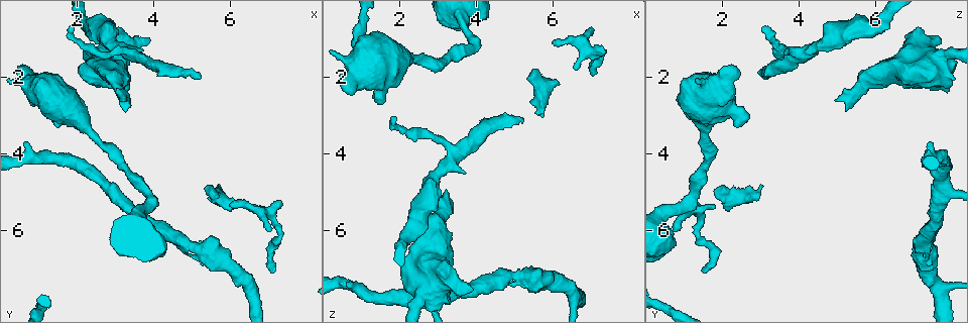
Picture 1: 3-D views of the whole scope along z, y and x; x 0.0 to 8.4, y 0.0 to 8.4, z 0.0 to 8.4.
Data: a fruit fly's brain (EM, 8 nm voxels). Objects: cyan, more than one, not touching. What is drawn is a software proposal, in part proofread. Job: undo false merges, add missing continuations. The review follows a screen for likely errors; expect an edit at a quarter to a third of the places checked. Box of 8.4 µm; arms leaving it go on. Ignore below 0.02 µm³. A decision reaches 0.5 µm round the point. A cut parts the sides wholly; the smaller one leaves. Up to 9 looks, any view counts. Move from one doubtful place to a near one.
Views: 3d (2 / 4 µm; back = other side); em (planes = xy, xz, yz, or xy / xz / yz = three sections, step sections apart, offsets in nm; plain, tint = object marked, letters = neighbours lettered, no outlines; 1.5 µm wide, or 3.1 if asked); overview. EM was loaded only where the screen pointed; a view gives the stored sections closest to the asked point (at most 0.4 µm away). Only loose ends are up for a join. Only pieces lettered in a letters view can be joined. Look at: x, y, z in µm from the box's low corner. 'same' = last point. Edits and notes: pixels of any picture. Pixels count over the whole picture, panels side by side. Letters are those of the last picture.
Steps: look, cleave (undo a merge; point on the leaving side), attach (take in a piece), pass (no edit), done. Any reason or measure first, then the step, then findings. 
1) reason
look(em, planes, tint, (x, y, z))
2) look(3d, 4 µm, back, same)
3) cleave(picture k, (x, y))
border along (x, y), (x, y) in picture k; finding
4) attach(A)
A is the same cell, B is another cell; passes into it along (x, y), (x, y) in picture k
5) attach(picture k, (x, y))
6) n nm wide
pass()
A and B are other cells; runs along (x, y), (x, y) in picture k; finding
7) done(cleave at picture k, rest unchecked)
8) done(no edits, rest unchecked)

free end
look(em, planes, tint, (6.00, 5.35, 1.10))

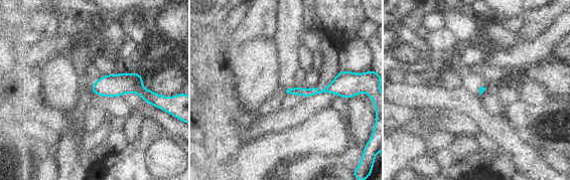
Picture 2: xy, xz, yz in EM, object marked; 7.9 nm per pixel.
look(em, planes, letters, same)

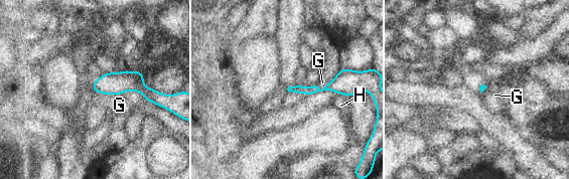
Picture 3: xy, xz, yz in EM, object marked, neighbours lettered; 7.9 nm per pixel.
pass()
G and H are other cells; border along (95, 92), (110, 96) in picture 3; none of them fits

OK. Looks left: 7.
thick end
look(em, yz, step 8, letters, (1.50, 3.25, 2.35))

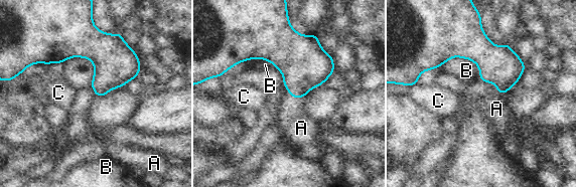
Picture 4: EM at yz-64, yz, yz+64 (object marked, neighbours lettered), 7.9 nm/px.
attach(A)
A is the same cell, B and C are other cells; passes into it along (303, 67), (295, 98), (301, 128) in picture 4; it goes on there

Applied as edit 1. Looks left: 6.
look(overview)

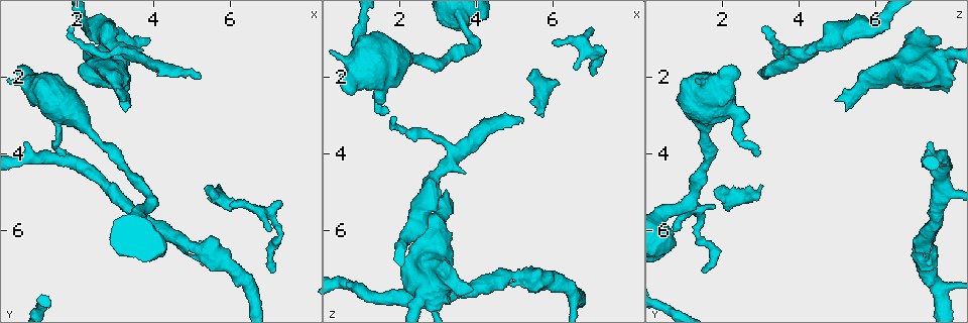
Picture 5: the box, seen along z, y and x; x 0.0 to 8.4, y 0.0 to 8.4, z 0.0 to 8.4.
an open end
look(3d, 2 µm, (1.95, 0.70, 3.05))

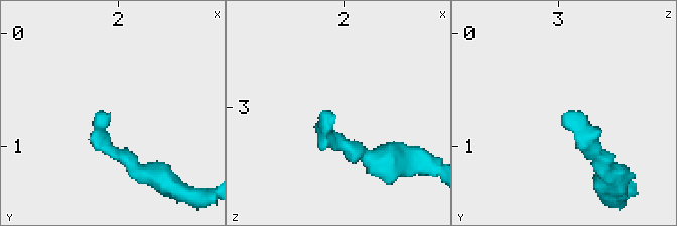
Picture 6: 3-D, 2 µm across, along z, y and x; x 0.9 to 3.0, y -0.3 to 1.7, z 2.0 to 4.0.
look(em, planes, letters, (1.96, 0.74, 3.10))

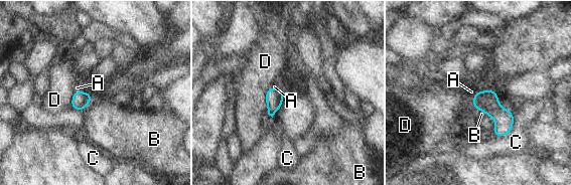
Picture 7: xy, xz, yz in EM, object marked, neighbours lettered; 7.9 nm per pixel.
C touches over 240 nm
attach(A)
A is the same cell, B, C and D are other cells; it goes on there

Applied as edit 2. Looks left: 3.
see it whole again
look(overview)

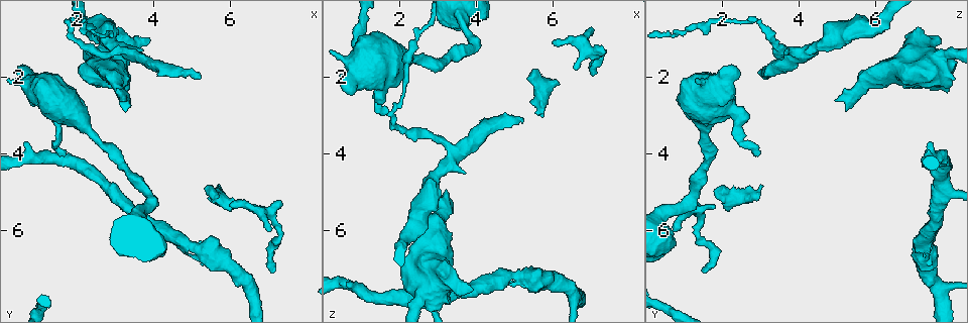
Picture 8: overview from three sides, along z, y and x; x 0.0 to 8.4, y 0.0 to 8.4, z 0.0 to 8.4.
free end
look(em, xz, step 8, letters, (3.25, 2.65, 5.00))

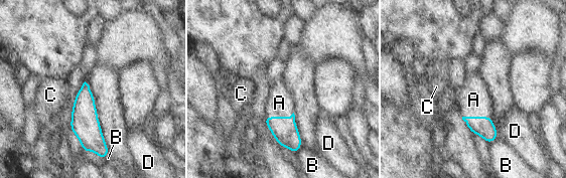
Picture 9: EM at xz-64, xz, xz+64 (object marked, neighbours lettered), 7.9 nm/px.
cut it another way
look(em, planes, letters, same)

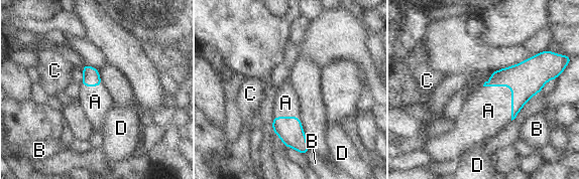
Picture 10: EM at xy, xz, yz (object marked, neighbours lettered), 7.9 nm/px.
attach(A)
A is the same cell, B, C and D are other cells; passes into it along (527, 78), (511, 91), (488, 111) in picture 10; the neuron continues

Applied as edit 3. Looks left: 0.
done(attach at picture 4, attach at picture 7, attach at picture 10, rest unchecked)

